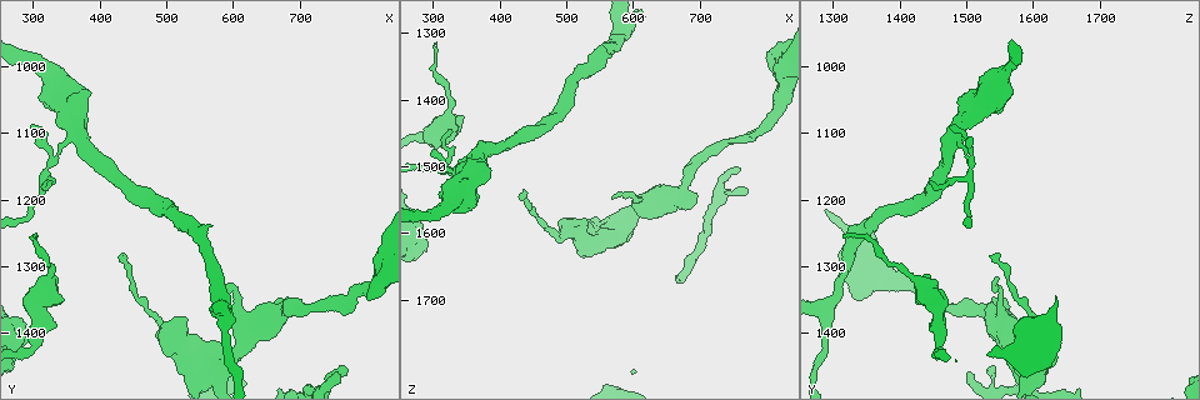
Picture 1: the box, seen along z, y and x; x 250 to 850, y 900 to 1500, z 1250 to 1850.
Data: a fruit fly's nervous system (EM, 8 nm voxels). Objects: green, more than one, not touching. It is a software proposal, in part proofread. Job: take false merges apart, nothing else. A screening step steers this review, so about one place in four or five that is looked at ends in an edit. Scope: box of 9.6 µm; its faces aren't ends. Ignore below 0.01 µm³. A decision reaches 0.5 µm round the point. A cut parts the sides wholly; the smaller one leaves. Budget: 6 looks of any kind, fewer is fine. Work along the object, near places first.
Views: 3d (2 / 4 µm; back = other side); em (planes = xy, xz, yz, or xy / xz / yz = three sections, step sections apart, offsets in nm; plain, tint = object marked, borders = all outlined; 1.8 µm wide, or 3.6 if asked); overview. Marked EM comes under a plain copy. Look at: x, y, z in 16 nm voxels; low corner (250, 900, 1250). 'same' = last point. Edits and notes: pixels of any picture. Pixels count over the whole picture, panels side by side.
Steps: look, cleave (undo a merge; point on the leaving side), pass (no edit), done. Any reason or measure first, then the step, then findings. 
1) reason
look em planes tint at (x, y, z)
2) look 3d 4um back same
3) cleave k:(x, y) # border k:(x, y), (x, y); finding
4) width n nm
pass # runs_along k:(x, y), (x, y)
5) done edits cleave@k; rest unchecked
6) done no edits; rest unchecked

calibre changes
look em 3.6um planes borders at (670, 1365, 1535)

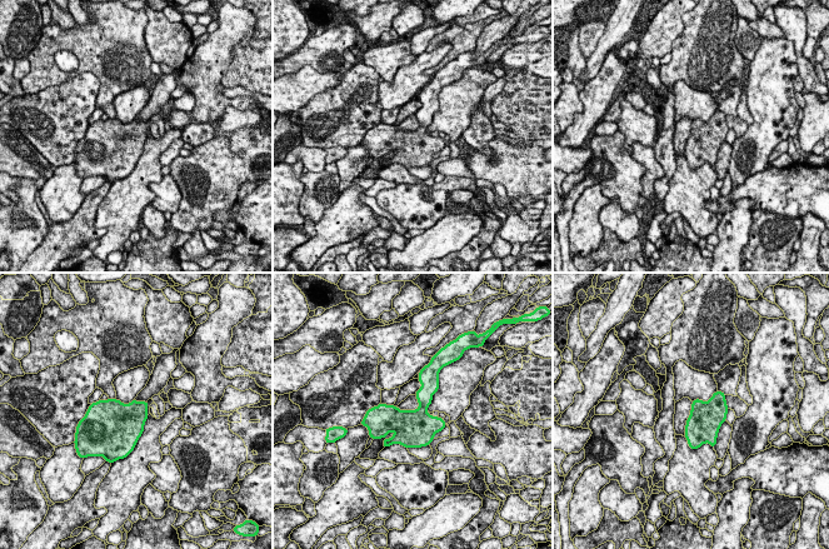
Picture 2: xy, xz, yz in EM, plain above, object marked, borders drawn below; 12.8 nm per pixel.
pass # one neuron here

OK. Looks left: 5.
thick turns thin
look em 3.6um xz step 8 tint at (510, 1405, 1600)

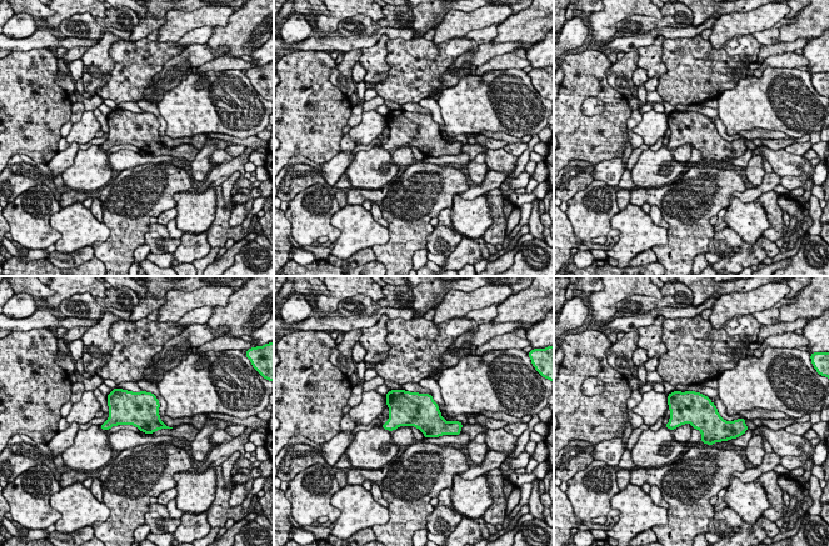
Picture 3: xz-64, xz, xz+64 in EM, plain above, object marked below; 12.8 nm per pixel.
pass # continuous, no second neuron

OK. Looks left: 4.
sudden change in width
look 3d 4um at (365, 1095, 1485)

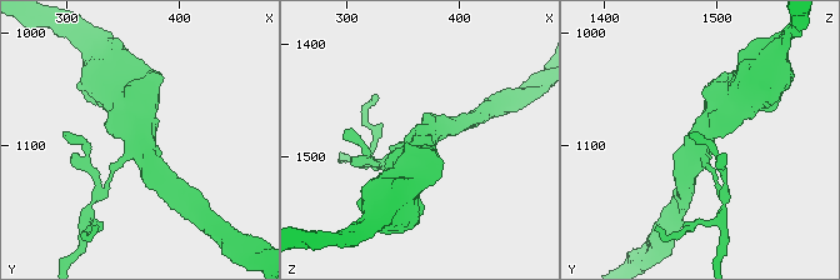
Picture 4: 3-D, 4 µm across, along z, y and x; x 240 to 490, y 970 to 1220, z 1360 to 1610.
arms 3; now the EM
look em yz step 8 tint at (364, 1096, 1486)

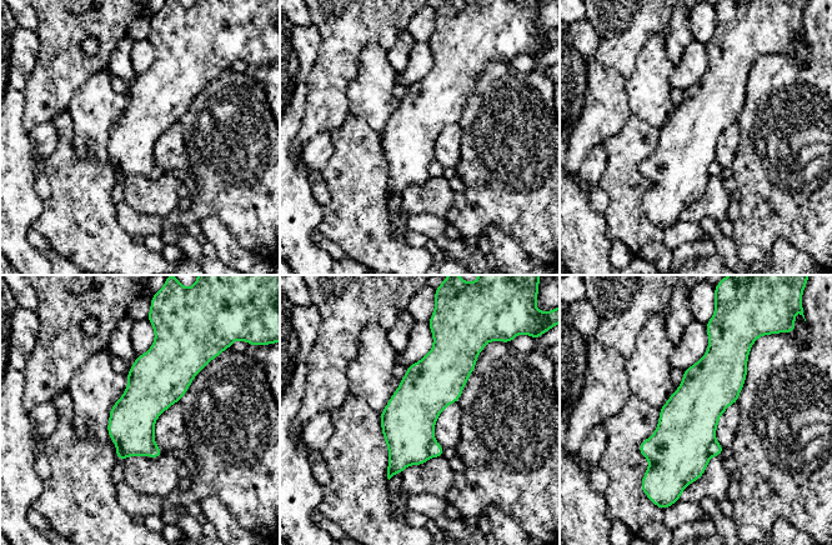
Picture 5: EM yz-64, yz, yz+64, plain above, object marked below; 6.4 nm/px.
another direction
look em planes tint same

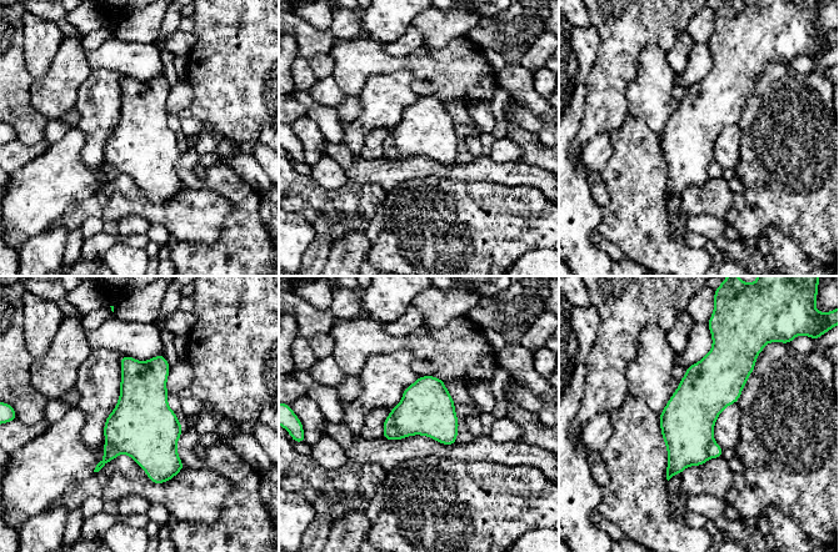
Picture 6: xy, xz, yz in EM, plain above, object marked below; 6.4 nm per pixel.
cleave 6:(715, 451) # border 6:(713, 440), (709, 445), (708, 457); a second neuron is stuck on

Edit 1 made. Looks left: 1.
done edits cleave@6; rest unchecked

